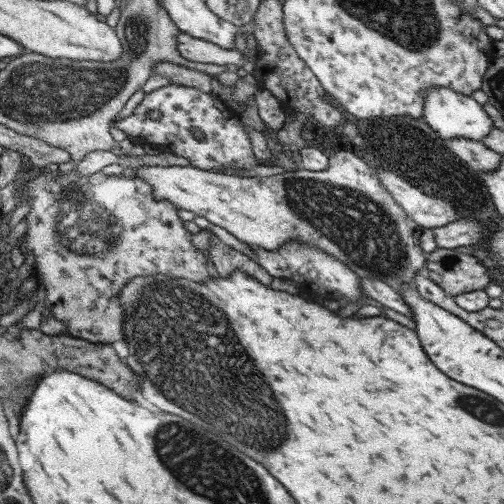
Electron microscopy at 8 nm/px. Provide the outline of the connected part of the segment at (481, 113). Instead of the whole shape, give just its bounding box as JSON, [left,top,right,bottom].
[421,88,494,142]

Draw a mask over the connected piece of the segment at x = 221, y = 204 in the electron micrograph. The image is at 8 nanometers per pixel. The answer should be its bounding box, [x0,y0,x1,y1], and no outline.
[133,150,423,291]

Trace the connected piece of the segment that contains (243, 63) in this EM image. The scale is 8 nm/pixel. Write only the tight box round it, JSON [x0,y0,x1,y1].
[177,33,254,73]

